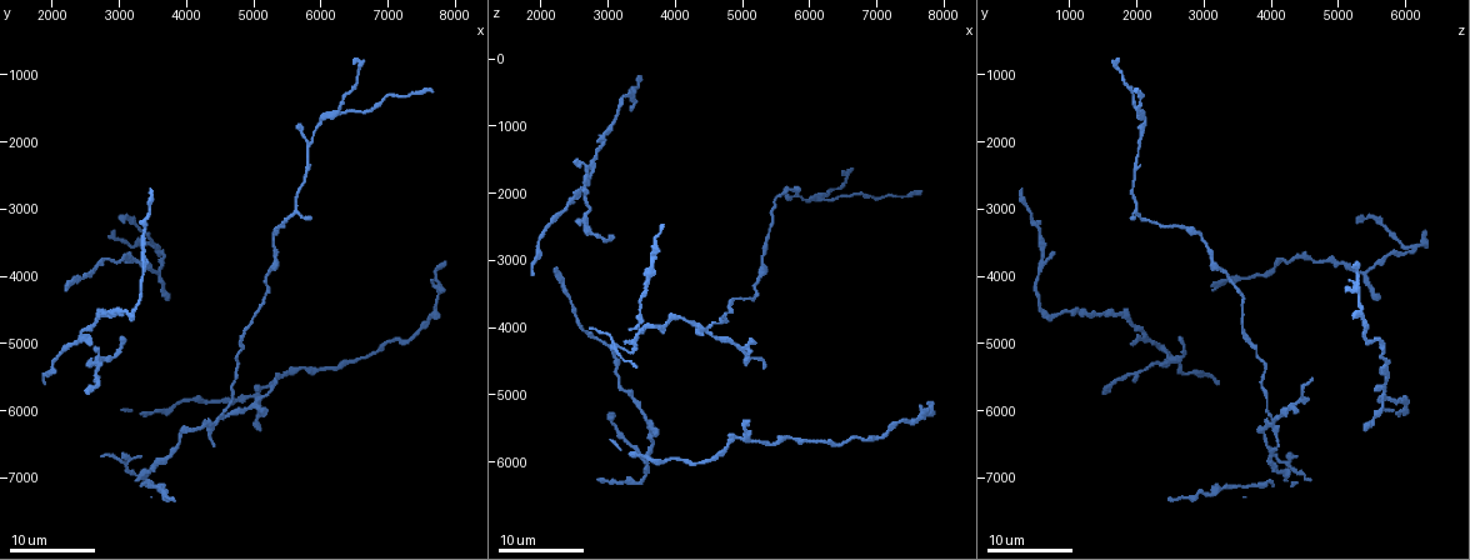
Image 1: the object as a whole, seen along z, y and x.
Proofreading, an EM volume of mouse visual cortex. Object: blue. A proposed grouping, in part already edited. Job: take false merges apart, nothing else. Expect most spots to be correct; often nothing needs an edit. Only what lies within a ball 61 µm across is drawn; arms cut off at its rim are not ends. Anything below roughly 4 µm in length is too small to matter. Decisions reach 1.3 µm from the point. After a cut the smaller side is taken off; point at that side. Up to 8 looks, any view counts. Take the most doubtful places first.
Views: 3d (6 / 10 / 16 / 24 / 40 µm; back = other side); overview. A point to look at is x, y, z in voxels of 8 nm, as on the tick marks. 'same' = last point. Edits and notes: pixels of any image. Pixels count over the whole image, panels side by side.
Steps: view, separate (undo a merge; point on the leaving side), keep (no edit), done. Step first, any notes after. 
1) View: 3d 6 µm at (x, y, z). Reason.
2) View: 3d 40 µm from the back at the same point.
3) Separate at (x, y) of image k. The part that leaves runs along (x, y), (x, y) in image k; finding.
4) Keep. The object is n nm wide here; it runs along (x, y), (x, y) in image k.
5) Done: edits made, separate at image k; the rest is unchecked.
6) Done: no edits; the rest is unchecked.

View: 3d 6 µm at (4500, 6100, 4000). Branch point.

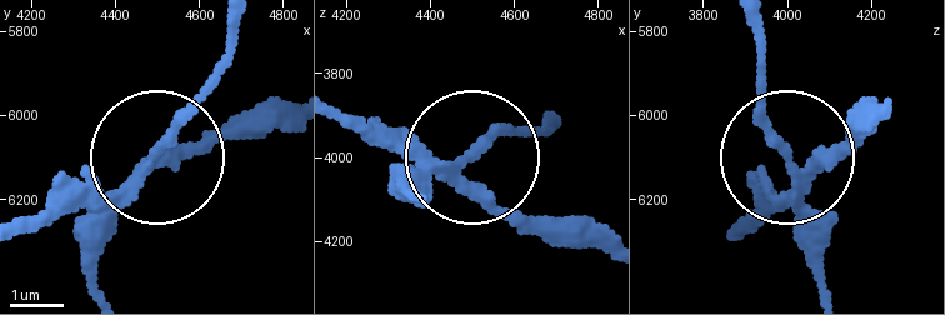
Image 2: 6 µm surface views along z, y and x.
View: 3d 6 µm from the back at (4475, 6130, 4040).

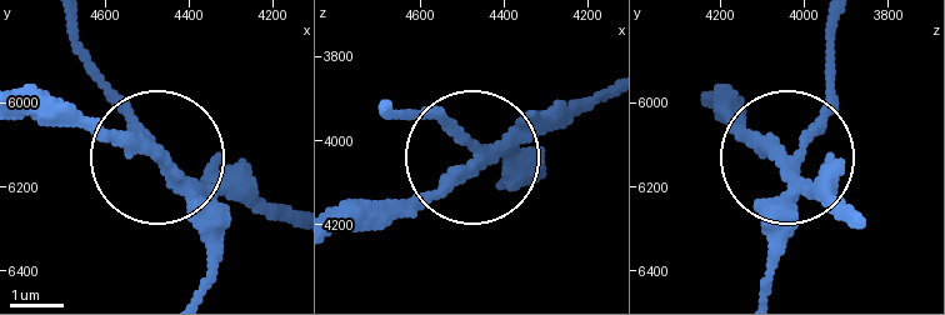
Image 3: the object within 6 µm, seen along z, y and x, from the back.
Separate at (208, 253) of image 3. The object is 230 nm wide here; two neurons meet here.

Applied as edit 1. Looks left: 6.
View: 3d 10 µm at (3550, 3950, 5350). Small branch off a trunk.

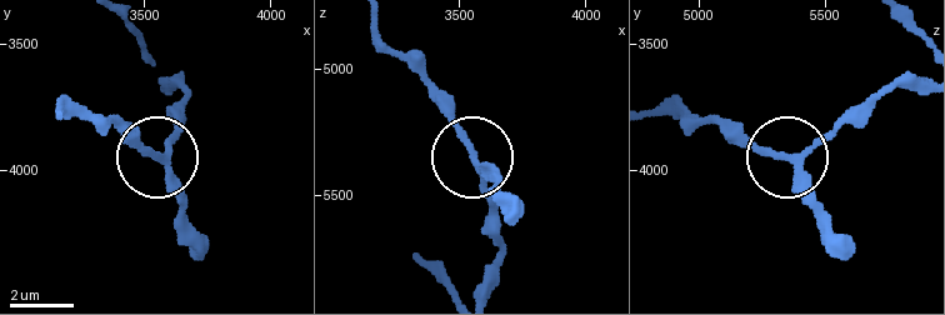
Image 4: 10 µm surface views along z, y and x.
Keep. 3 arms meet here; all the same neuron.

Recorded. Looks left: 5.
View: 3d 16 µm at (4950, 5750, 5650). Arms part here.

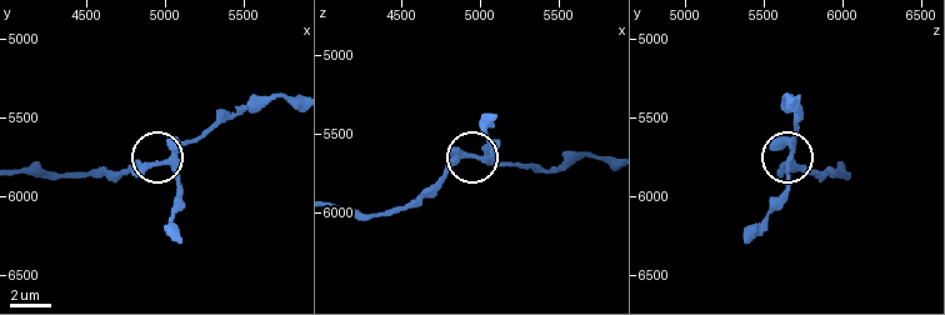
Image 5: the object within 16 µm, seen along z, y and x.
Keep. The object is 250 nm wide here; one neuron here.

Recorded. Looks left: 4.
View: 3d 10 µm at (3550, 3550, 6050). Thin arm on a thick one.

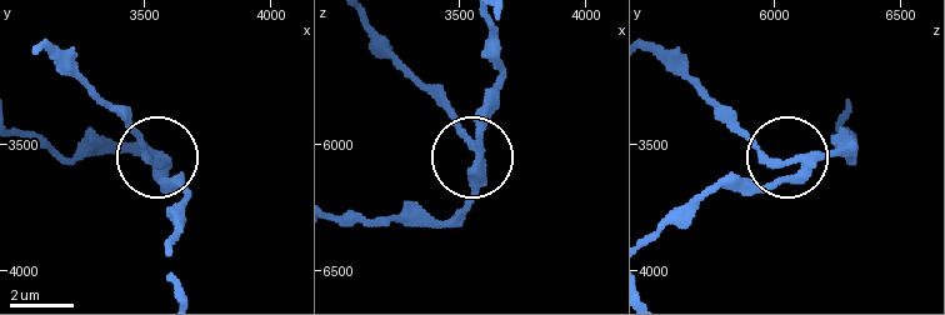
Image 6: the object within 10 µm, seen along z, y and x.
View: 3d 10 µm from the back at (3560, 3580, 6030).

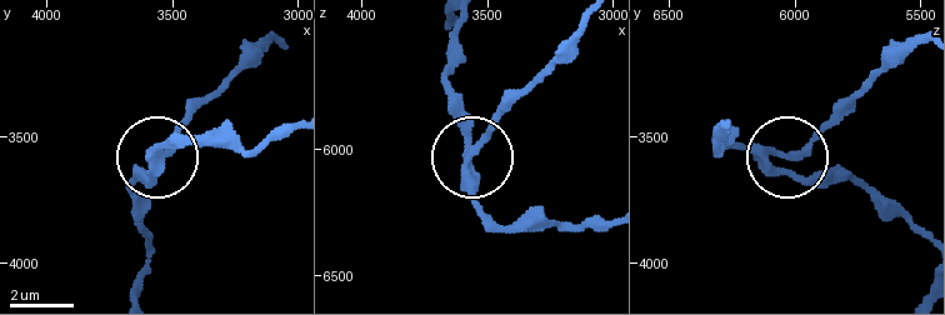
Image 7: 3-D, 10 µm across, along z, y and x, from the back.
Keep. 3 arms meet here; all the same neuron.

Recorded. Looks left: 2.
Done: edits made, separate at image 3; the rest is unchecked.

